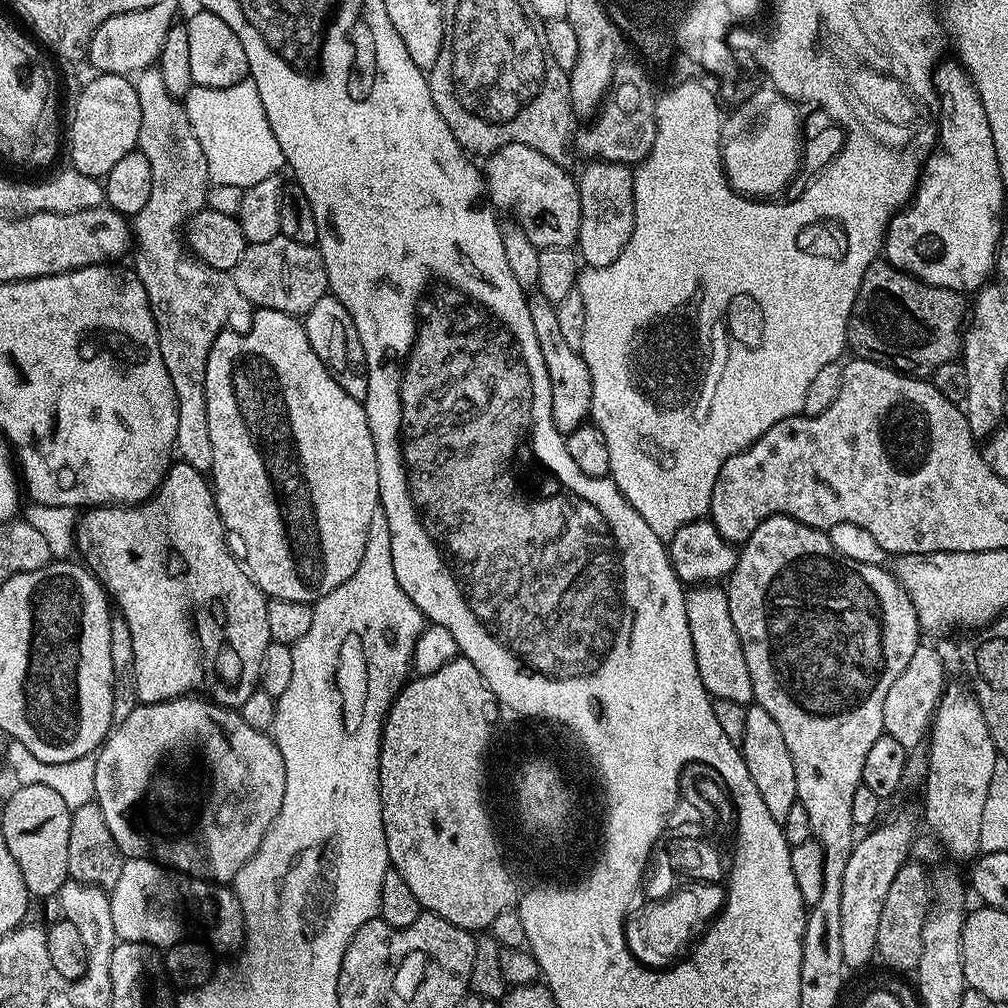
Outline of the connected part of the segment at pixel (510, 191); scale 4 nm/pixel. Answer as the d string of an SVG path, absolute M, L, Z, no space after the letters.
M504 142L488 160L486 167L486 196L493 209L505 208L516 212L518 227L541 248L572 248L578 241L580 229L580 185L567 168L550 162L546 154L522 146Z

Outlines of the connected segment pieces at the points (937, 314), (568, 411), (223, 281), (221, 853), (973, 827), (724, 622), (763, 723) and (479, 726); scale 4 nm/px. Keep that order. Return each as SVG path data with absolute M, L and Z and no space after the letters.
M873 262L865 267L862 282L856 291L852 313L848 319L847 347L857 357L894 368L901 374L928 378L938 366L953 363L961 355L966 327L966 300L961 293L919 280L909 272L898 270L887 262Z
M536 290L528 296L528 305L530 319L534 321L534 334L538 337L538 346L542 346L546 374L550 376L550 406L554 426L559 432L567 434L589 419L592 410L592 375L579 351L566 343L566 338L558 326L555 304Z
M159 67L145 68L135 77L134 83L138 90L138 106L142 106L142 130L138 150L146 154L146 162L150 162L150 198L146 206L138 210L130 224L134 252L136 248L134 271L142 282L142 290L146 290L146 298L150 302L150 310L154 314L158 330L158 350L162 350L162 362L166 362L166 374L170 374L170 382L174 386L178 410L175 451L183 463L208 474L211 473L214 462L214 445L210 443L210 422L206 418L206 362L218 334L231 325L228 323L235 316L241 316L244 322L251 321L254 308L240 293L229 273L214 270L214 266L197 260L186 247L182 233L189 219L197 216L206 207L210 181L206 154L202 154L202 142L198 142L194 126L190 126L190 118L183 103L166 90Z
M196 694L179 696L157 704L137 703L130 718L119 721L108 734L108 739L100 745L95 753L96 769L94 770L94 786L96 795L94 803L106 814L106 826L110 826L110 834L114 834L114 842L118 842L121 853L128 858L151 858L158 864L173 866L177 864L184 874L195 874L212 882L235 881L238 870L246 866L246 862L260 848L266 830L274 822L282 806L282 794L286 784L286 770L282 762L282 754L278 750L268 732L259 732L252 726L246 726L239 711L213 704L207 698Z
M961 684L947 685L932 717L928 748L926 744L928 771L922 789L924 820L932 827L929 828L931 835L954 859L968 862L980 852L982 810L986 807L986 794L990 790L990 778L998 757L975 696Z
M715 583L697 584L687 589L684 601L686 622L690 622L690 638L694 642L694 658L698 662L702 686L709 696L717 700L751 705L750 670L746 670L746 654L742 654L738 630L734 630L734 618L730 618L727 591Z
M753 703L746 707L746 734L742 745L746 770L750 770L750 778L754 778L754 786L758 786L758 794L762 794L762 802L766 802L766 810L775 820L783 822L786 814L790 814L790 806L796 799L796 779L794 778L794 758L790 758L790 750L786 750L786 742L782 738L774 718L762 710L762 706Z
M457 655L455 660L446 662L446 666L442 666L442 670L434 670L434 674L416 676L405 683L390 706L388 717L384 719L384 732L380 736L380 801L382 802L382 822L386 830L386 846L391 867L396 868L398 874L402 874L402 878L406 878L406 883L410 885L414 898L418 898L420 907L425 913L441 916L446 918L446 922L469 930L491 929L494 918L498 918L498 914L509 911L515 902L512 883L509 883L508 876L501 871L500 864L497 864L496 852L492 852L492 839L488 835L484 813L480 809L479 788L477 787L481 749L484 748L484 739L487 735L486 714L487 712L492 713L490 694L487 682L479 674L474 662L470 662L464 656Z

